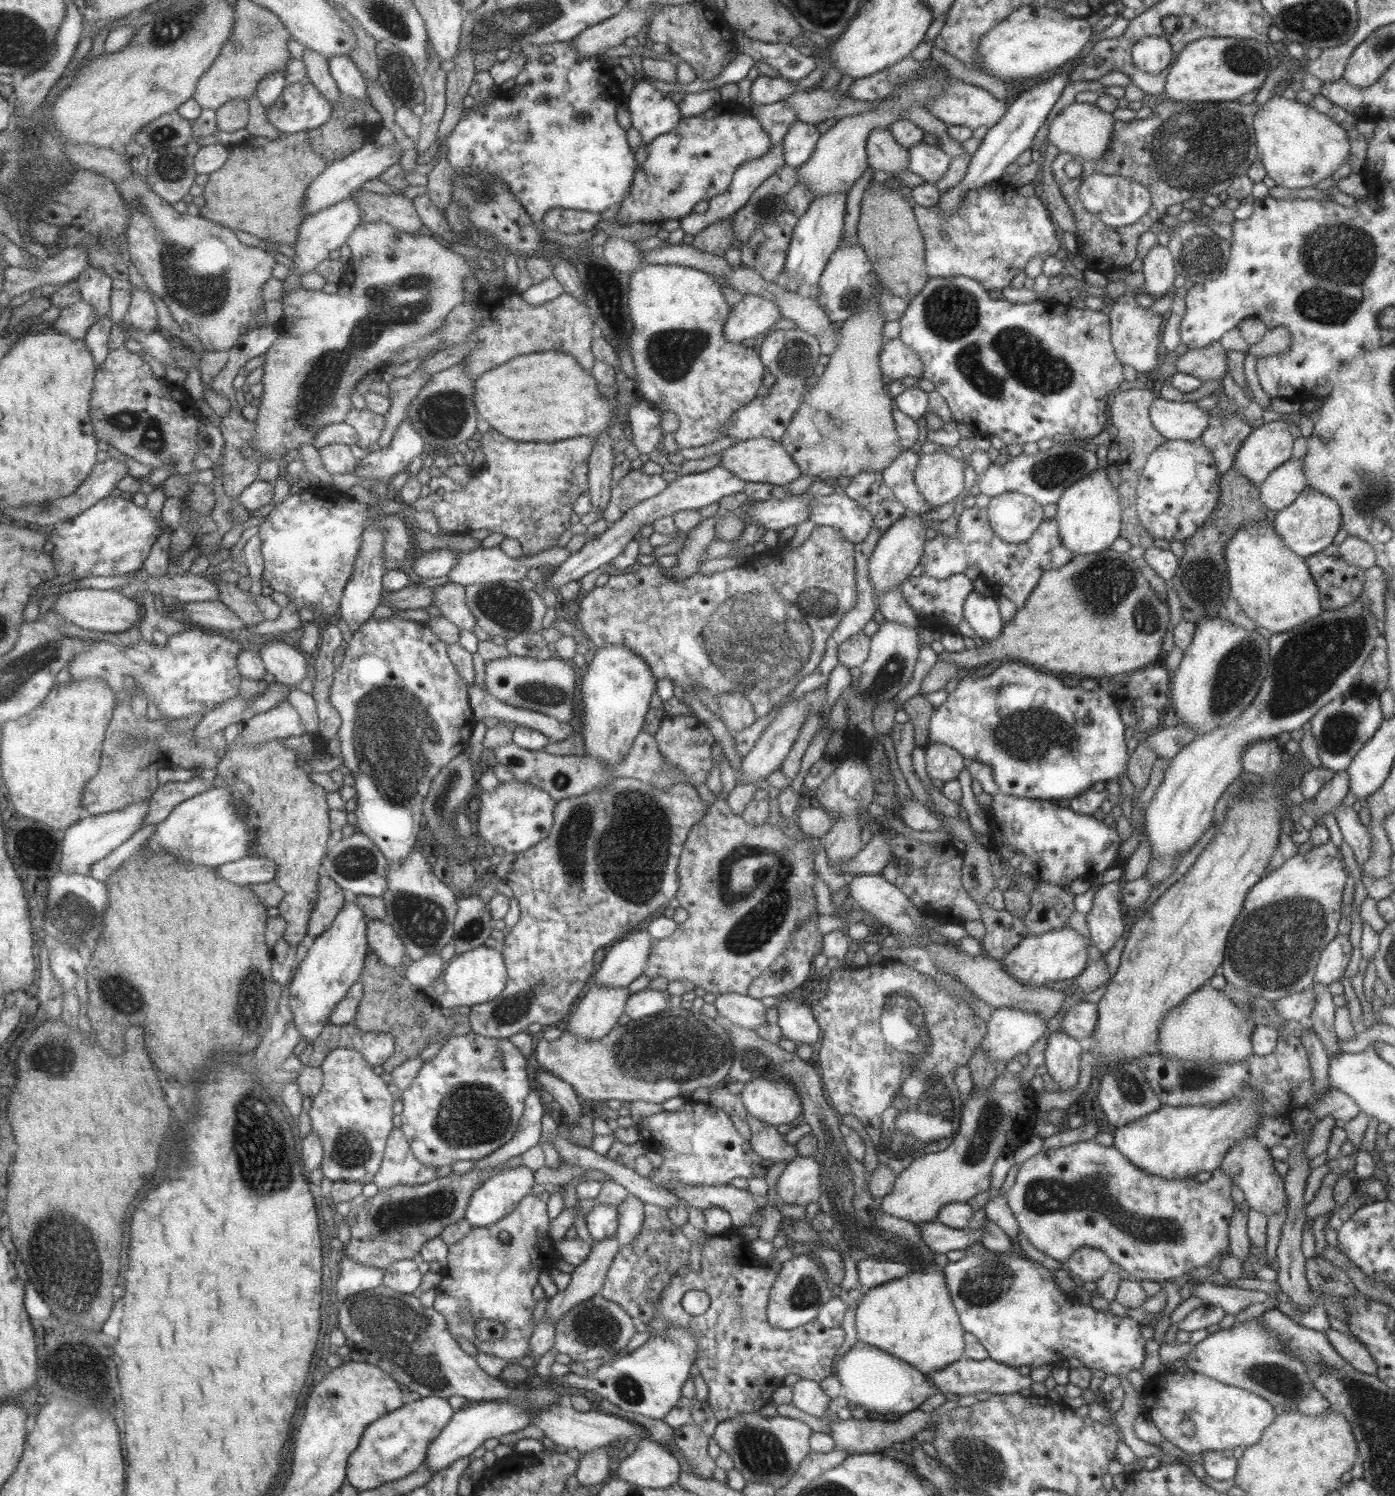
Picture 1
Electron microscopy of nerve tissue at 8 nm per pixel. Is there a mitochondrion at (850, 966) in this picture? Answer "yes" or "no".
no

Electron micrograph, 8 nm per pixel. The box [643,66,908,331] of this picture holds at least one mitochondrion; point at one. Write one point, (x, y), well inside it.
(847, 298)

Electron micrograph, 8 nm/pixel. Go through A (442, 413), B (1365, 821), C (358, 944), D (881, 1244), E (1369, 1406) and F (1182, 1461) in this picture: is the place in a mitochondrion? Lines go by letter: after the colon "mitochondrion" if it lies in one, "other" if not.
A: mitochondrion
B: other
C: other
D: mitochondrion
E: mitochondrion
F: other

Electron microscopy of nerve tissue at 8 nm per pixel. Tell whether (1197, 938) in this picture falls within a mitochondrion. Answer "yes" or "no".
no

